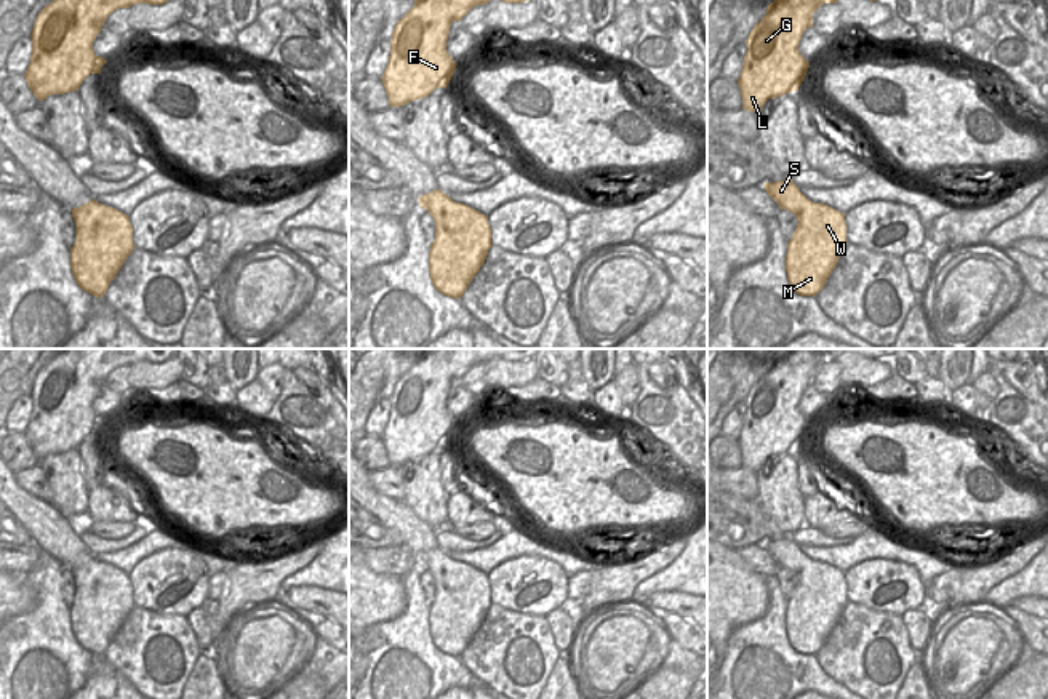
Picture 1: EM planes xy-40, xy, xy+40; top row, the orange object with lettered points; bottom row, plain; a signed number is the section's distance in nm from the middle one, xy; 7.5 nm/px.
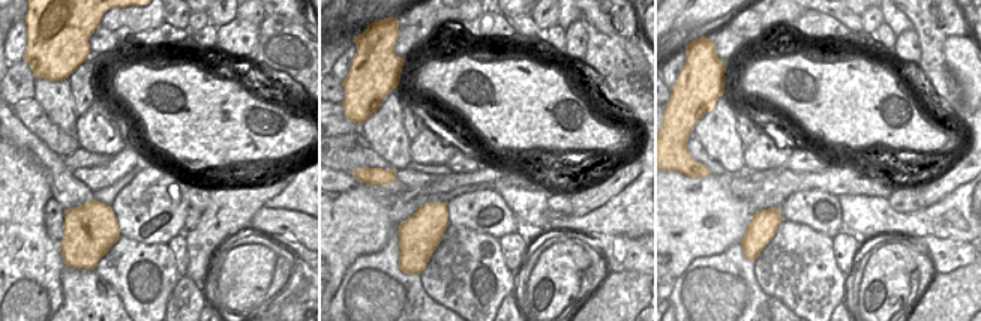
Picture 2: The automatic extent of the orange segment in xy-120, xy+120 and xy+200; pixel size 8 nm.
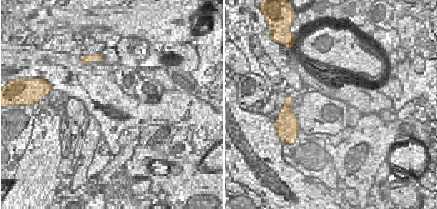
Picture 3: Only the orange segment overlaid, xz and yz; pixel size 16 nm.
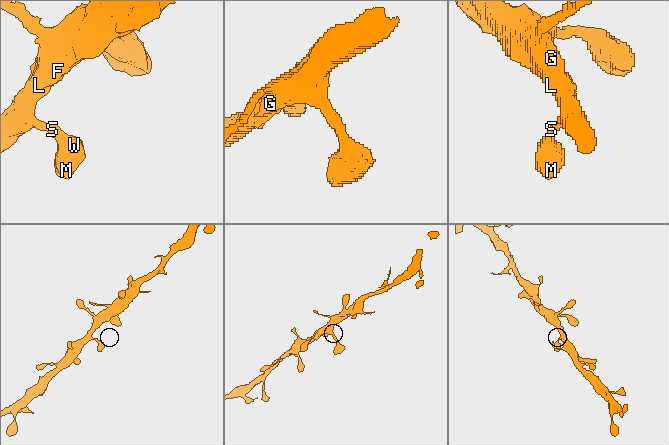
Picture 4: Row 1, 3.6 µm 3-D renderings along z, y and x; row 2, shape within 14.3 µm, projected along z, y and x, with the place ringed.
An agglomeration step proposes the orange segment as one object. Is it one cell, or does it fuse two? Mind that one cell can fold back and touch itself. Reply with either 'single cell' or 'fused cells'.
single cell

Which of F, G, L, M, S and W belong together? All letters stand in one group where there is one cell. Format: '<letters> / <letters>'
F G L M S W

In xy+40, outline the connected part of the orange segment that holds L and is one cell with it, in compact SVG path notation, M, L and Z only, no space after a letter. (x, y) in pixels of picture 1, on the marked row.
M774 0L766 6L766 14L746 40L747 53L738 78L744 110L757 114L768 99L798 91L810 67L798 45L803 32L813 27L813 13L822 3L837 3L837 0Z

